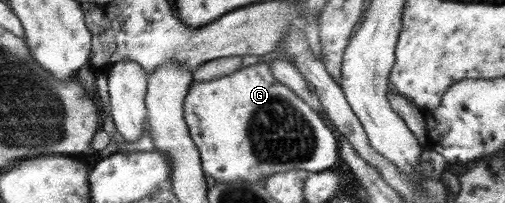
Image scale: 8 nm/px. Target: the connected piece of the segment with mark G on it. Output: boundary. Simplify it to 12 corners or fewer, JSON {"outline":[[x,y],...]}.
{"outline":[[267,62],[193,82],[184,120],[211,183],[340,164]]}

